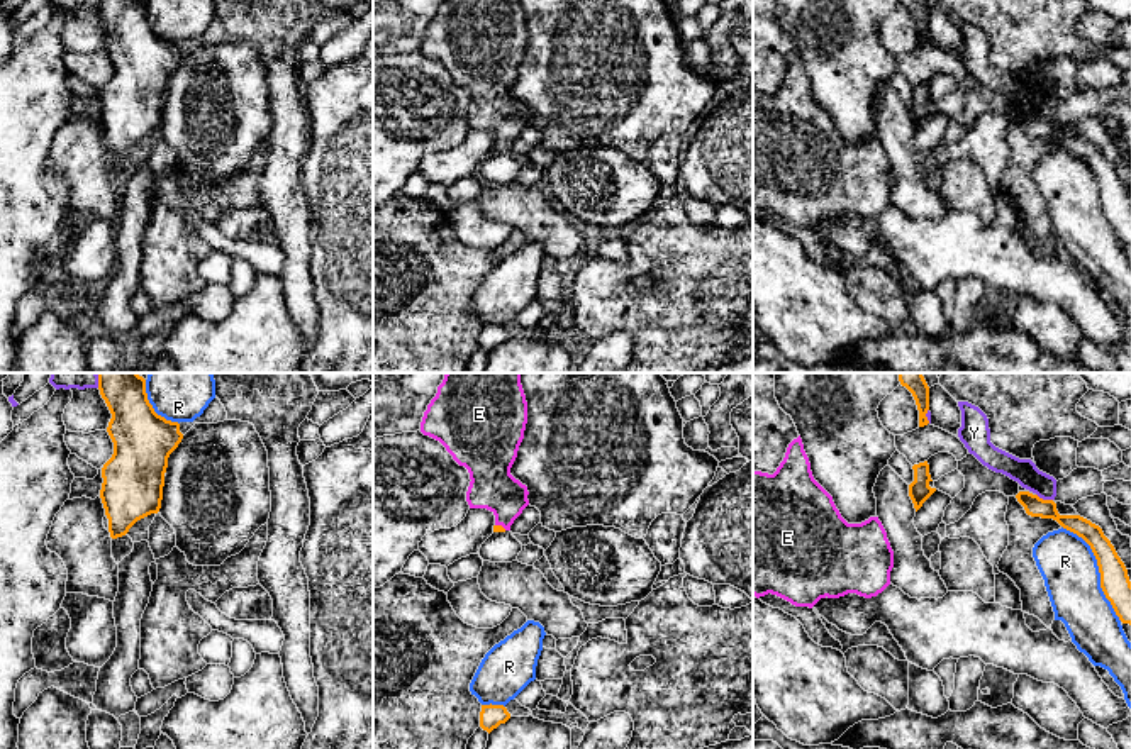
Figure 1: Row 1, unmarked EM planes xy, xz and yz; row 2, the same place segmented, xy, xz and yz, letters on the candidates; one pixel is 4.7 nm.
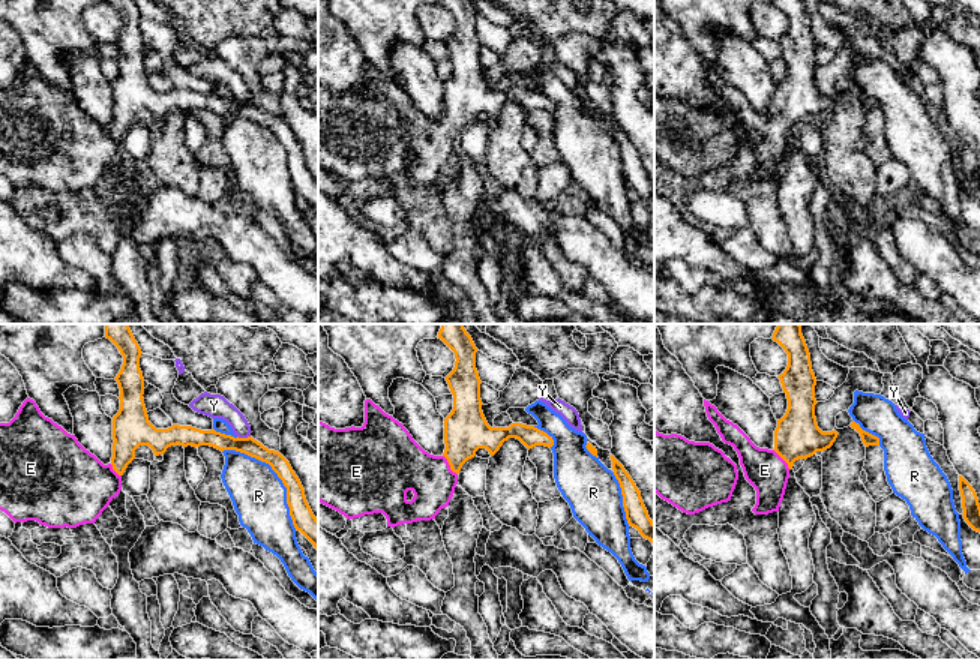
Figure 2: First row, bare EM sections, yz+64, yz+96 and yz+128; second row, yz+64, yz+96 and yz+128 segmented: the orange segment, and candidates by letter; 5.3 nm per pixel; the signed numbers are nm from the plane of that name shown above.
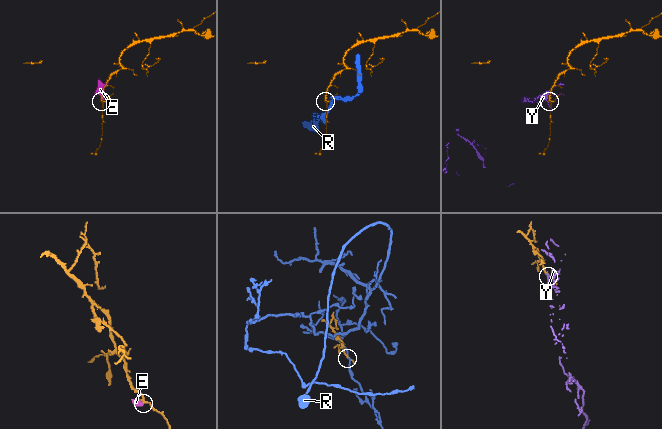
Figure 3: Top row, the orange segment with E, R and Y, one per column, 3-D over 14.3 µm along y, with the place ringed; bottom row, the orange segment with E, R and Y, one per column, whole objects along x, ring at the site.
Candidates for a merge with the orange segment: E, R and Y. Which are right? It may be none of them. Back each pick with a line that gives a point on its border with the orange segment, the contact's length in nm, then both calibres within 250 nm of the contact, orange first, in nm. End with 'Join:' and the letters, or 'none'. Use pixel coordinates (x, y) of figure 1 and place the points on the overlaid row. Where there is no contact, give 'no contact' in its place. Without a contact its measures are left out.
E: xz (501, 526) | 60 nm | 30/220 nm
Join: E

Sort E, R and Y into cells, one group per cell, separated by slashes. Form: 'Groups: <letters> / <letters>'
Groups: E / R / Y

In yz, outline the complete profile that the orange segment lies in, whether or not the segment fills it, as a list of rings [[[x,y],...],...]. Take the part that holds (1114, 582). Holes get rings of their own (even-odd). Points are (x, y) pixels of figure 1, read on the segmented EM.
[[[1019,491],[1016,498],[1028,515],[1053,519],[1090,546],[1097,559],[1100,588],[1106,598],[1119,620],[1131,625],[1131,581],[1128,569],[1102,529],[1080,515],[1060,515],[1053,500],[1043,500],[1029,491]]]

